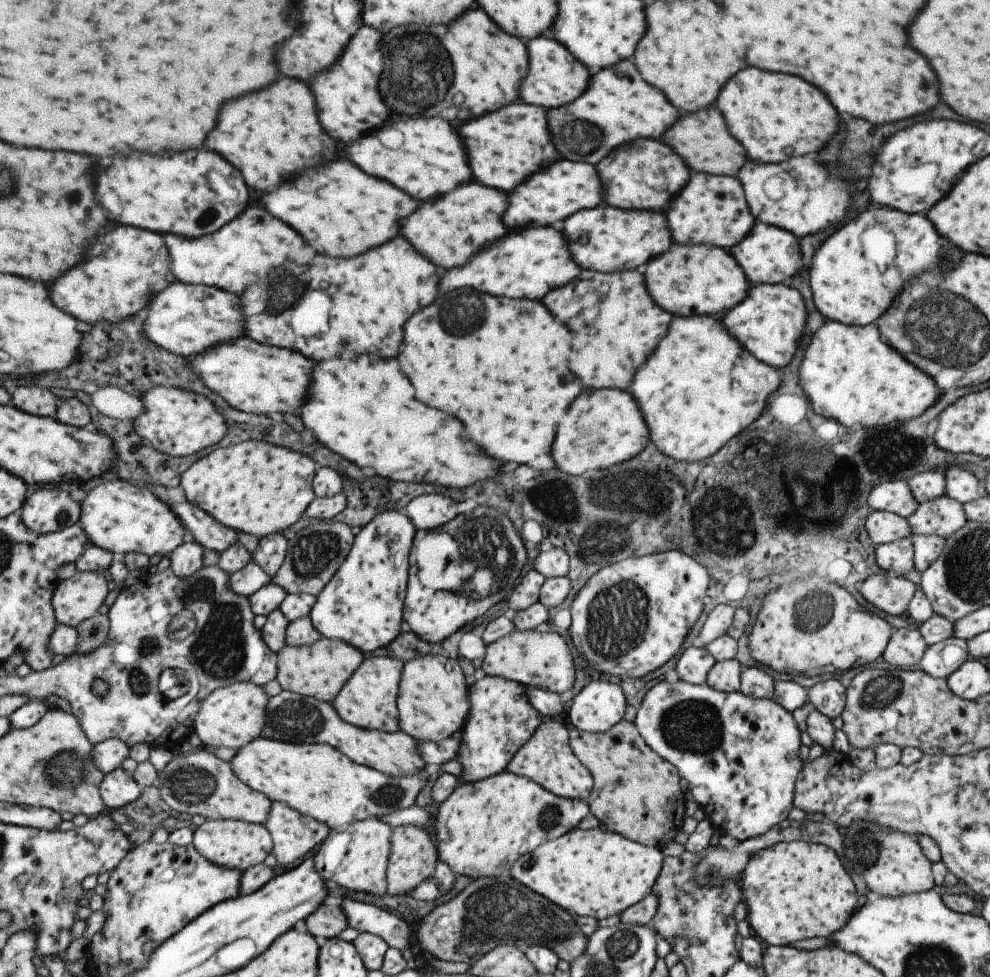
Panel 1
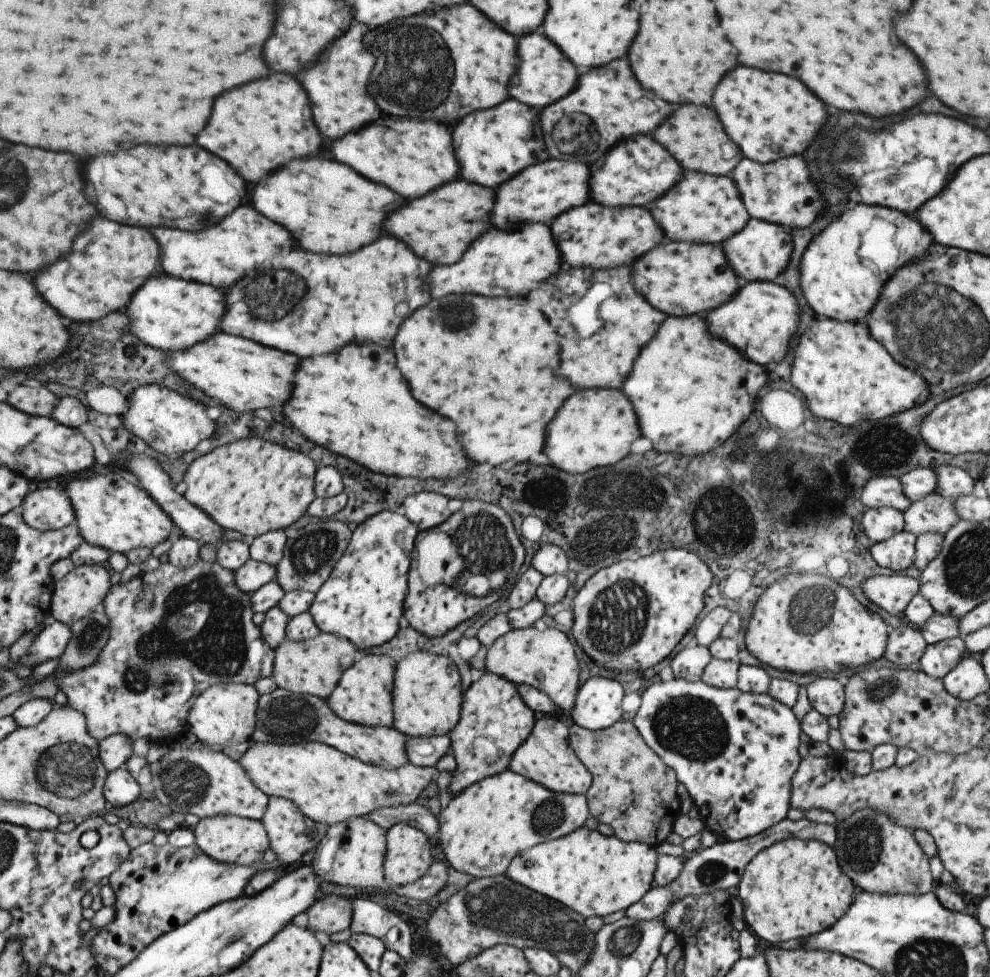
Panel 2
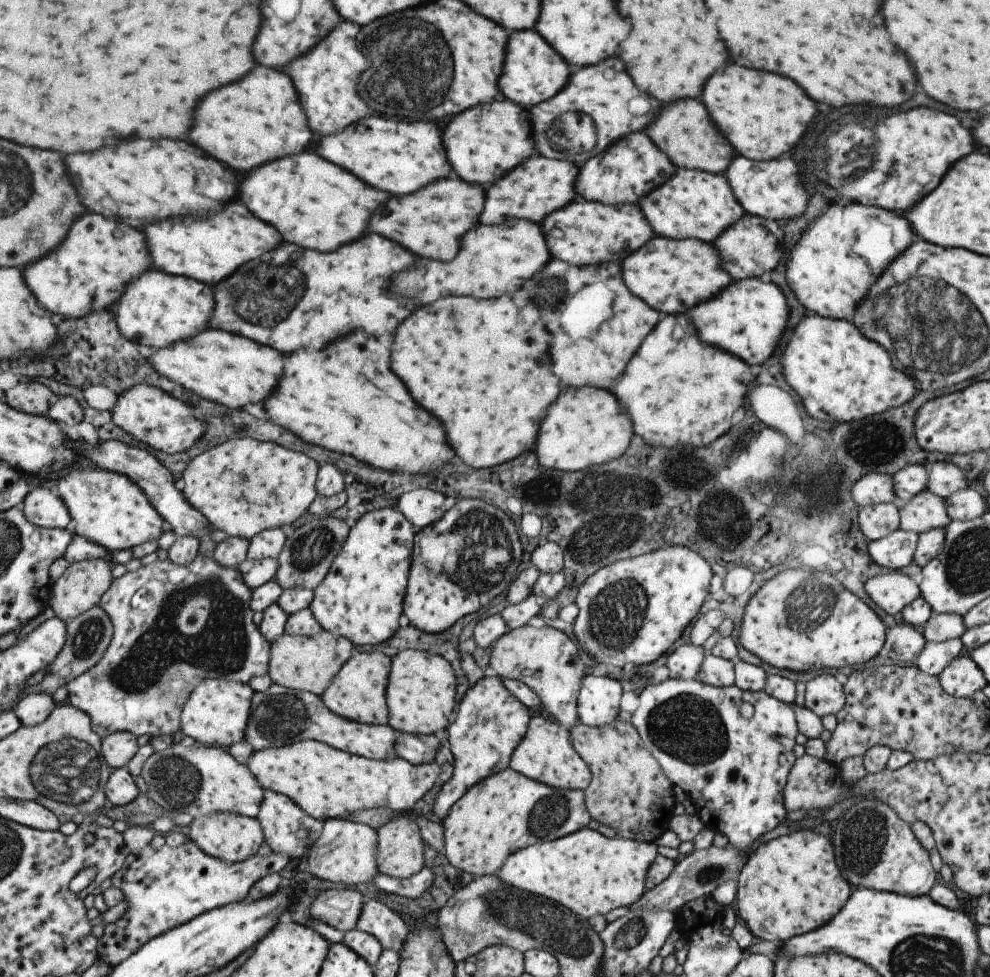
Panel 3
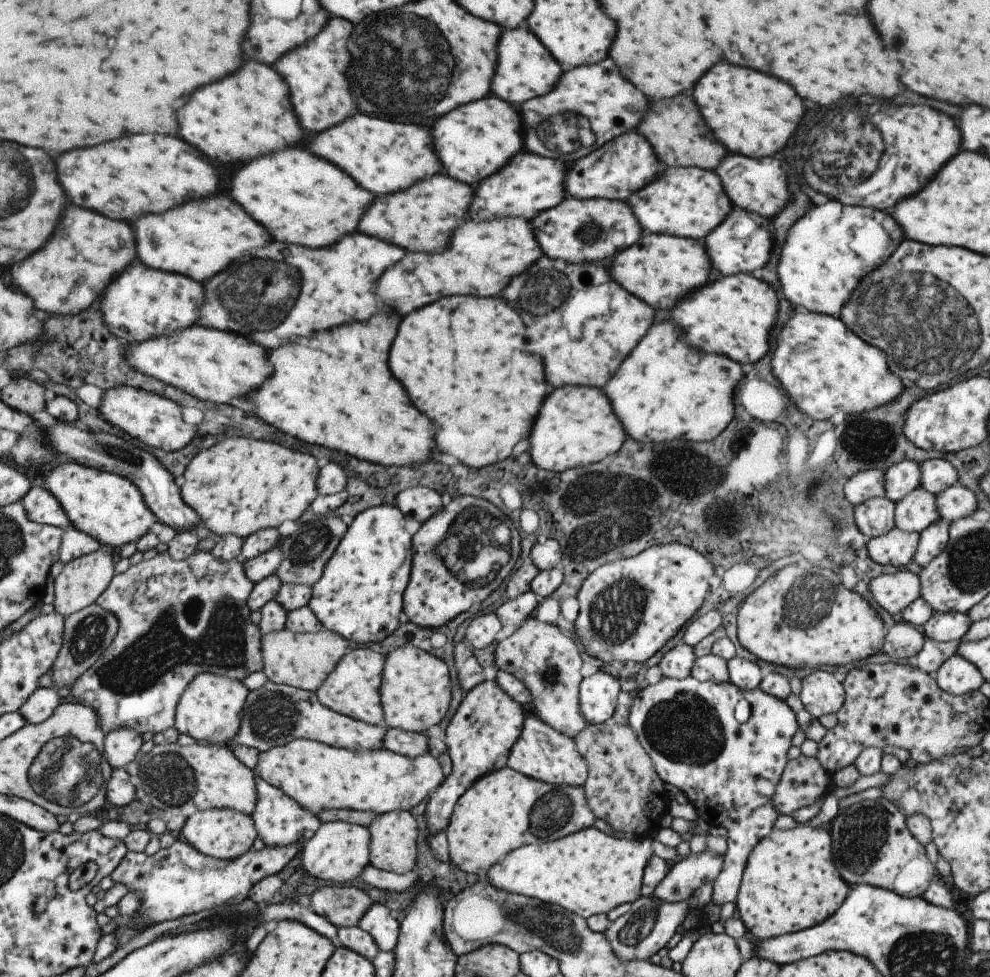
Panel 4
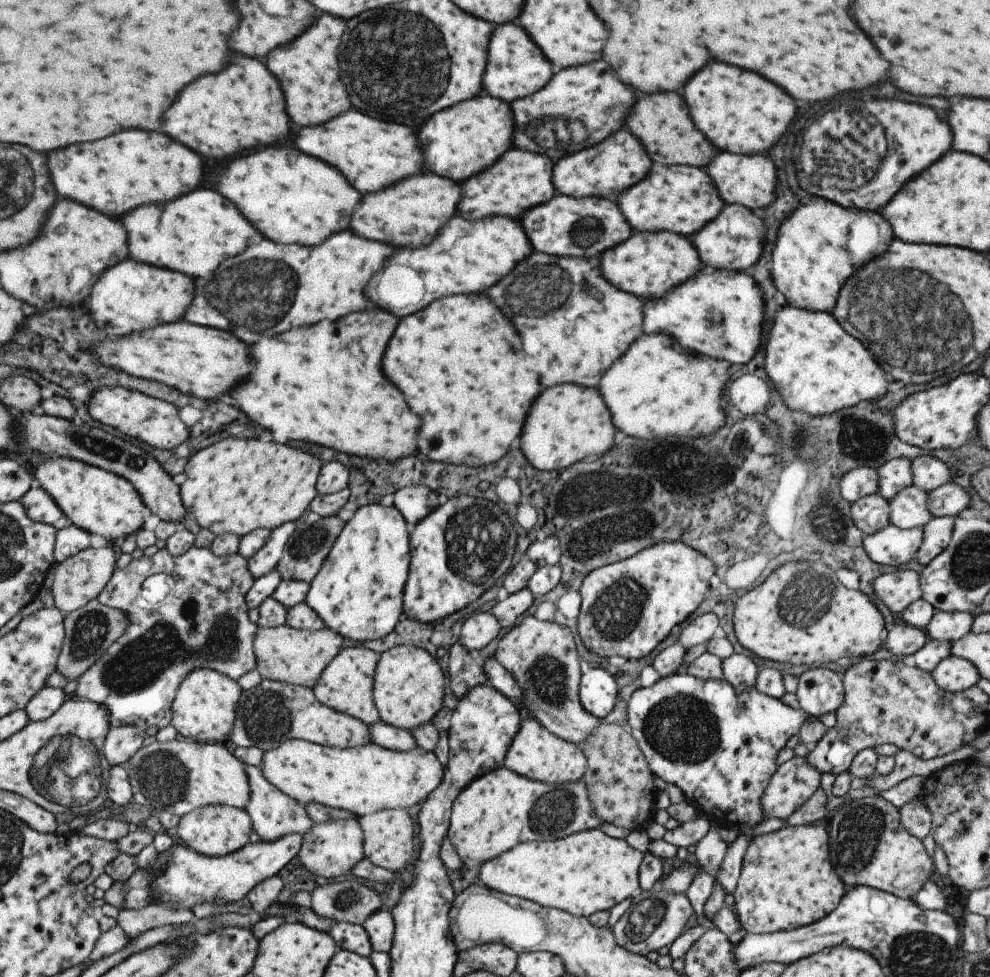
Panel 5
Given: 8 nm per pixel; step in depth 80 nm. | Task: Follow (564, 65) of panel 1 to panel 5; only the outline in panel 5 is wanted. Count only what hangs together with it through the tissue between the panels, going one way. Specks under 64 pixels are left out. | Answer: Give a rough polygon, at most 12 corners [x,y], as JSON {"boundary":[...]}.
{"boundary":[[515,24],[493,26],[483,92],[512,103],[540,91],[551,63]]}

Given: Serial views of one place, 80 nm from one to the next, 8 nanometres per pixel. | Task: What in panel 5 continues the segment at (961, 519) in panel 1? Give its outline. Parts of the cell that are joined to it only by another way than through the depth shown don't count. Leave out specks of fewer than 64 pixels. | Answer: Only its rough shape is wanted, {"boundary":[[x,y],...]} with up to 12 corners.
{"boundary":[[912,484],[889,503],[889,522],[922,528],[931,520],[927,493]]}

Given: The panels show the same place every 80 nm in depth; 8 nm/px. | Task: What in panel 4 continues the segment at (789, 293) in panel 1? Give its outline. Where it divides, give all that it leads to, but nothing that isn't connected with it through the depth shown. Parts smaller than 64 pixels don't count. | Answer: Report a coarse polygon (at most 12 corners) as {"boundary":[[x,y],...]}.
{"boundary":[[721,276],[655,320],[741,364],[769,350],[775,290]]}

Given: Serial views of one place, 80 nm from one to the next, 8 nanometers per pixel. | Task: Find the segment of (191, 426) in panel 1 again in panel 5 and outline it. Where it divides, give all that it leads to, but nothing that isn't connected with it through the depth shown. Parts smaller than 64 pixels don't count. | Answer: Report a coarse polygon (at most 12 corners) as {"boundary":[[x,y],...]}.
{"boundary":[[122,386],[96,390],[95,420],[153,448],[190,435],[174,403]]}

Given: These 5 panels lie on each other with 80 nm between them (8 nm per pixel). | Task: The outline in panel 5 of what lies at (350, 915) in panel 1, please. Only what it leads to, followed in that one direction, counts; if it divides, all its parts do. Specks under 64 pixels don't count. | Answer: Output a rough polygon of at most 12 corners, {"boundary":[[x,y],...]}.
{"boundary":[[381,906],[360,922],[373,951],[388,953],[394,933]]}

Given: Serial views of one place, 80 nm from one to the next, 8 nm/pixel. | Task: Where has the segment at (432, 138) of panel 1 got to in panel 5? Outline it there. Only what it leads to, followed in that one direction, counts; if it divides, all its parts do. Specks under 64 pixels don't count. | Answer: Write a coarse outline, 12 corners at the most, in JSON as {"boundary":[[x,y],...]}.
{"boundary":[[357,110],[295,146],[361,194],[423,173],[411,128]]}

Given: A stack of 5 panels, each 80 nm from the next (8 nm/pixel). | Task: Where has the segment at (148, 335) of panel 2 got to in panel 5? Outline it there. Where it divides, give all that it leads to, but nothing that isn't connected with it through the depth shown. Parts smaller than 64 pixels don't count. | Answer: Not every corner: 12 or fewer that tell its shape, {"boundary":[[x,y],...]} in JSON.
{"boundary":[[125,259],[85,304],[107,338],[183,321],[193,282]]}

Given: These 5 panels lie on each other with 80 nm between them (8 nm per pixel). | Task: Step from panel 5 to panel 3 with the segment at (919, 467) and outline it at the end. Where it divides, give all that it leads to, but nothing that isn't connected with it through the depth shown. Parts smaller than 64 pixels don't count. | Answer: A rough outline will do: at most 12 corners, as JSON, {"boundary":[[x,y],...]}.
{"boundary":[[931,462],[926,489],[942,499],[967,488],[953,463]]}

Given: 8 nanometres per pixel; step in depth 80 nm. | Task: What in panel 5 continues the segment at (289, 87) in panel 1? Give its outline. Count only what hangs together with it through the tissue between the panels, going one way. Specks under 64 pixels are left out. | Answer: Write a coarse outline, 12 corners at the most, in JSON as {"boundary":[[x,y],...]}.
{"boundary":[[235,54],[181,90],[163,128],[221,160],[281,142],[275,76]]}

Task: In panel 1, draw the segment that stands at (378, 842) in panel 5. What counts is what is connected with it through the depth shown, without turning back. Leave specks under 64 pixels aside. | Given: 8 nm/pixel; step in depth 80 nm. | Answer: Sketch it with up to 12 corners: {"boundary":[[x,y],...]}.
{"boundary":[[423,828],[391,829],[385,893],[407,895],[433,876],[436,848]]}

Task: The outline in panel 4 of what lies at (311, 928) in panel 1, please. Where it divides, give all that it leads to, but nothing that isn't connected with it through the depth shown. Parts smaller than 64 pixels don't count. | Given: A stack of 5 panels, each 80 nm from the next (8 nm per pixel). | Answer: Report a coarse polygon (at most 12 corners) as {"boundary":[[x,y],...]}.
{"boundary":[[339,884],[315,890],[308,908],[338,929],[355,927],[371,903]]}

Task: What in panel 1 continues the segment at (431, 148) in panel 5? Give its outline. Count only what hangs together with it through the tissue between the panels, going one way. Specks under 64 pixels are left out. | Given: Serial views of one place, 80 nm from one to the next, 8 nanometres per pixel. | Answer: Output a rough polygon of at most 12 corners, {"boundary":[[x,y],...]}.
{"boundary":[[545,110],[463,124],[472,178],[509,194],[562,158]]}

